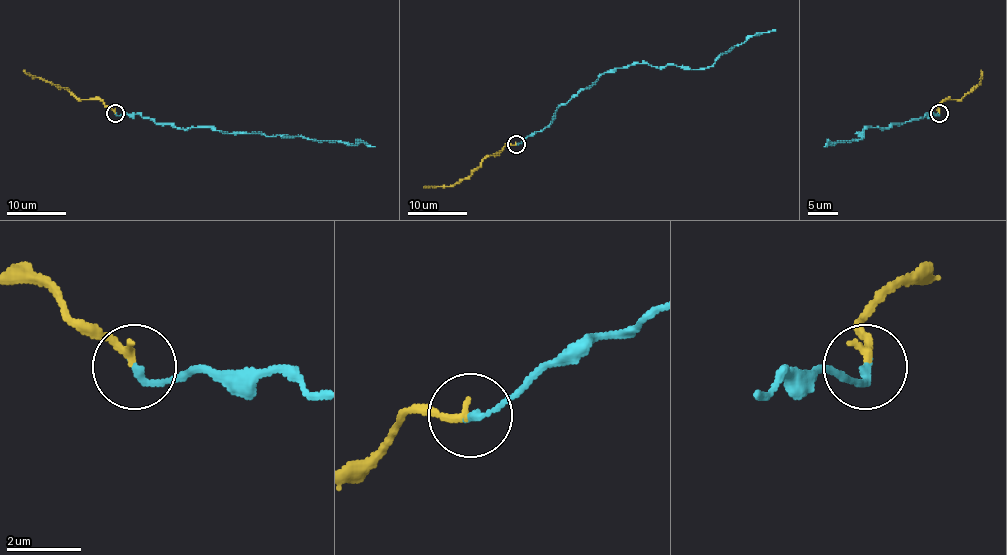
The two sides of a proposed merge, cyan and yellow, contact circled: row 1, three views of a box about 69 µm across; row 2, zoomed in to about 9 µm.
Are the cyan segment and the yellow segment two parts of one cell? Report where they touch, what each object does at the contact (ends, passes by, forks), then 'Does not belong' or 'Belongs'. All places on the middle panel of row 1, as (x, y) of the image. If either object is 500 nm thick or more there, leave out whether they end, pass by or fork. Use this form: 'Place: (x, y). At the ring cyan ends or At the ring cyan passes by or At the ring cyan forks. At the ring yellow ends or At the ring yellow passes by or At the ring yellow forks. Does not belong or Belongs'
Place: (516, 144). At the ring cyan ends. At the ring yellow ends. Belongs

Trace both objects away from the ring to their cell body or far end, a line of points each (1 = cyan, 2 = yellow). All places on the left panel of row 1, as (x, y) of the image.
1: (115, 113), (140, 114), (180, 129), (212, 127), (236, 133), (366, 142), (375, 147)
2: (115, 113), (100, 99), (78, 99), (69, 90), (32, 77), (23, 70)

